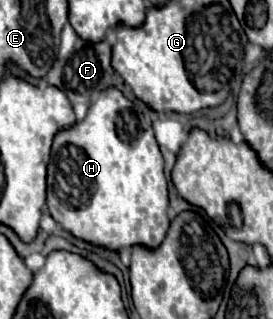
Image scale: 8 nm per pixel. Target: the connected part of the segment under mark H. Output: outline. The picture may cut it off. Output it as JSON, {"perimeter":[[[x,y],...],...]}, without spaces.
{"perimeter":[[[108,88],[108,90],[100,92],[100,98],[88,110],[88,116],[82,122],[76,122],[70,130],[58,132],[56,138],[54,138],[52,158],[50,158],[50,164],[48,164],[48,212],[50,212],[50,216],[64,230],[68,230],[72,236],[76,236],[76,238],[80,238],[80,240],[84,240],[88,244],[120,252],[122,248],[132,248],[132,246],[144,246],[148,250],[156,250],[162,244],[162,240],[164,240],[164,236],[168,232],[168,226],[170,226],[166,210],[168,210],[168,182],[166,182],[166,176],[164,176],[164,160],[162,160],[160,148],[156,144],[156,138],[154,138],[150,122],[142,114],[138,114],[134,102],[124,98],[124,94],[120,90]]]}

